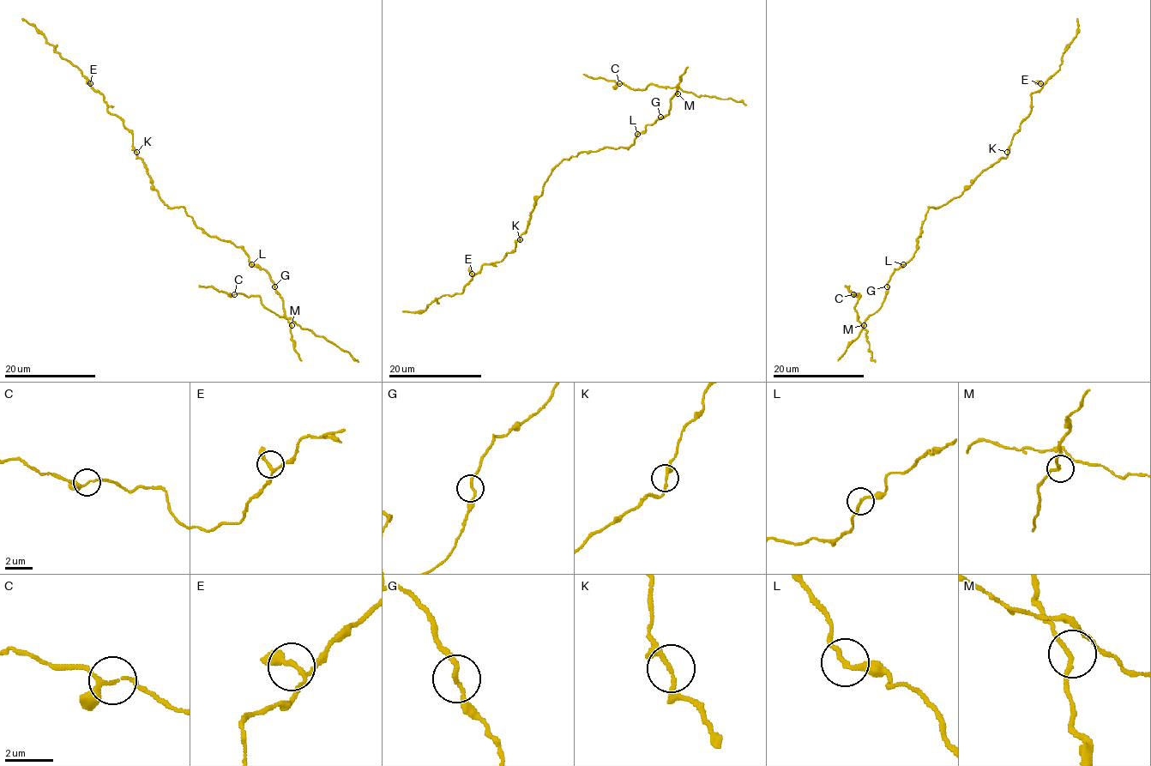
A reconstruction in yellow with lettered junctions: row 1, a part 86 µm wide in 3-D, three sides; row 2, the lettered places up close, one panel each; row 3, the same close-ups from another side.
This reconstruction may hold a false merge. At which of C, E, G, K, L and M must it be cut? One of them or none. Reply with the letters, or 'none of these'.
none of these

